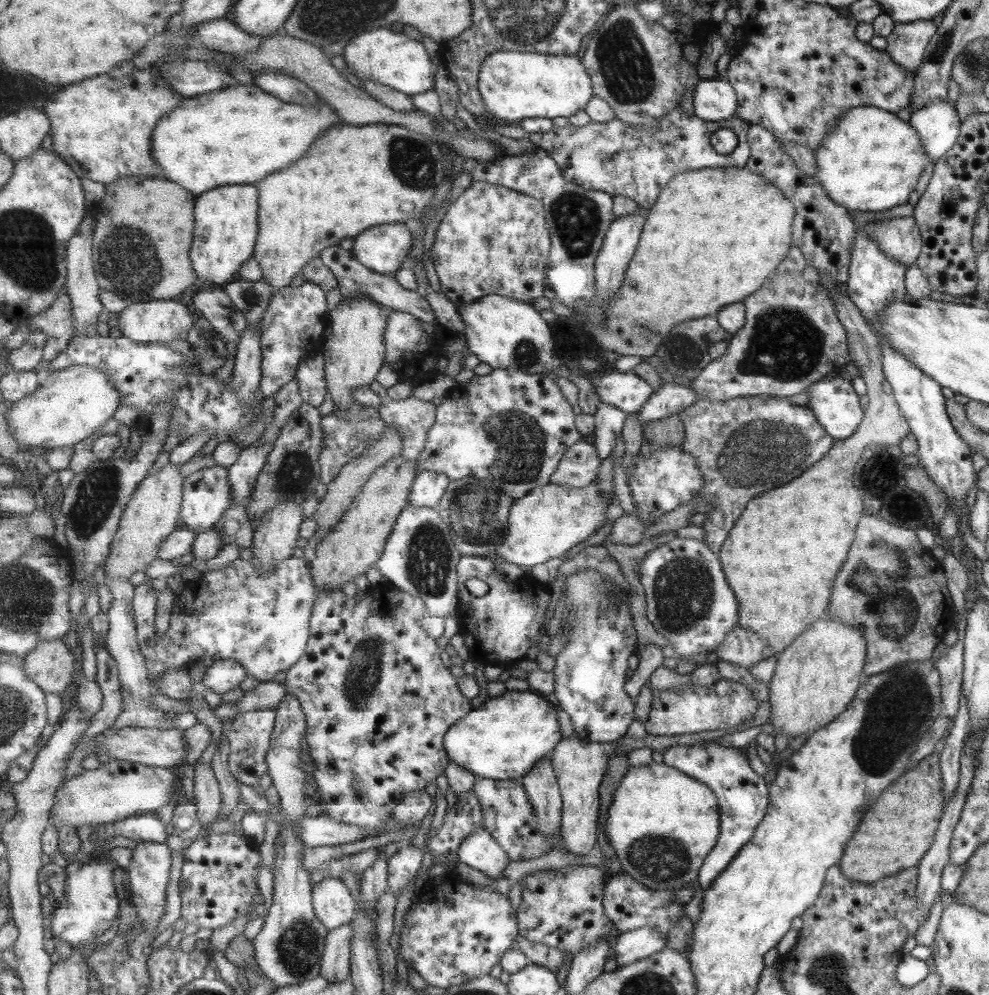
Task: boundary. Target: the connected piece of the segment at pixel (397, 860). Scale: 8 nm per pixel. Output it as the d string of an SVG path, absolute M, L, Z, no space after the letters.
M410 842L401 845L397 853L389 859L389 884L391 894L396 896L421 870L423 848L417 848Z

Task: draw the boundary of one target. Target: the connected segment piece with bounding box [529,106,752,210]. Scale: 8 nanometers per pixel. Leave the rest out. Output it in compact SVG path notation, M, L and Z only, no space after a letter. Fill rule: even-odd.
M681 108L667 114L660 122L661 129L655 134L633 128L623 120L609 123L591 122L583 127L567 126L553 128L547 133L531 133L530 141L557 161L563 177L569 183L587 190L600 190L613 196L628 196L641 207L651 210L661 191L672 182L678 173L713 168L747 168L751 156L749 145L750 123L741 118L732 118L722 126L703 118L683 114ZM727 126L739 137L739 146L731 154L724 155L715 148L711 140L717 130Z

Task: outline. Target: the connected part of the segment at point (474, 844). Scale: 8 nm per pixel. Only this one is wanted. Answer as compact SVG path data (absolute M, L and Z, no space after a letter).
M479 829L460 844L459 862L496 879L511 864L509 855L497 839L487 830Z

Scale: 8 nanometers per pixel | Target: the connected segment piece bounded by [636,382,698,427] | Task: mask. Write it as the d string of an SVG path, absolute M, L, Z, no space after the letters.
M667 383L663 388L653 391L645 406L641 407L636 415L645 427L649 422L679 414L697 400L698 396L693 386Z

